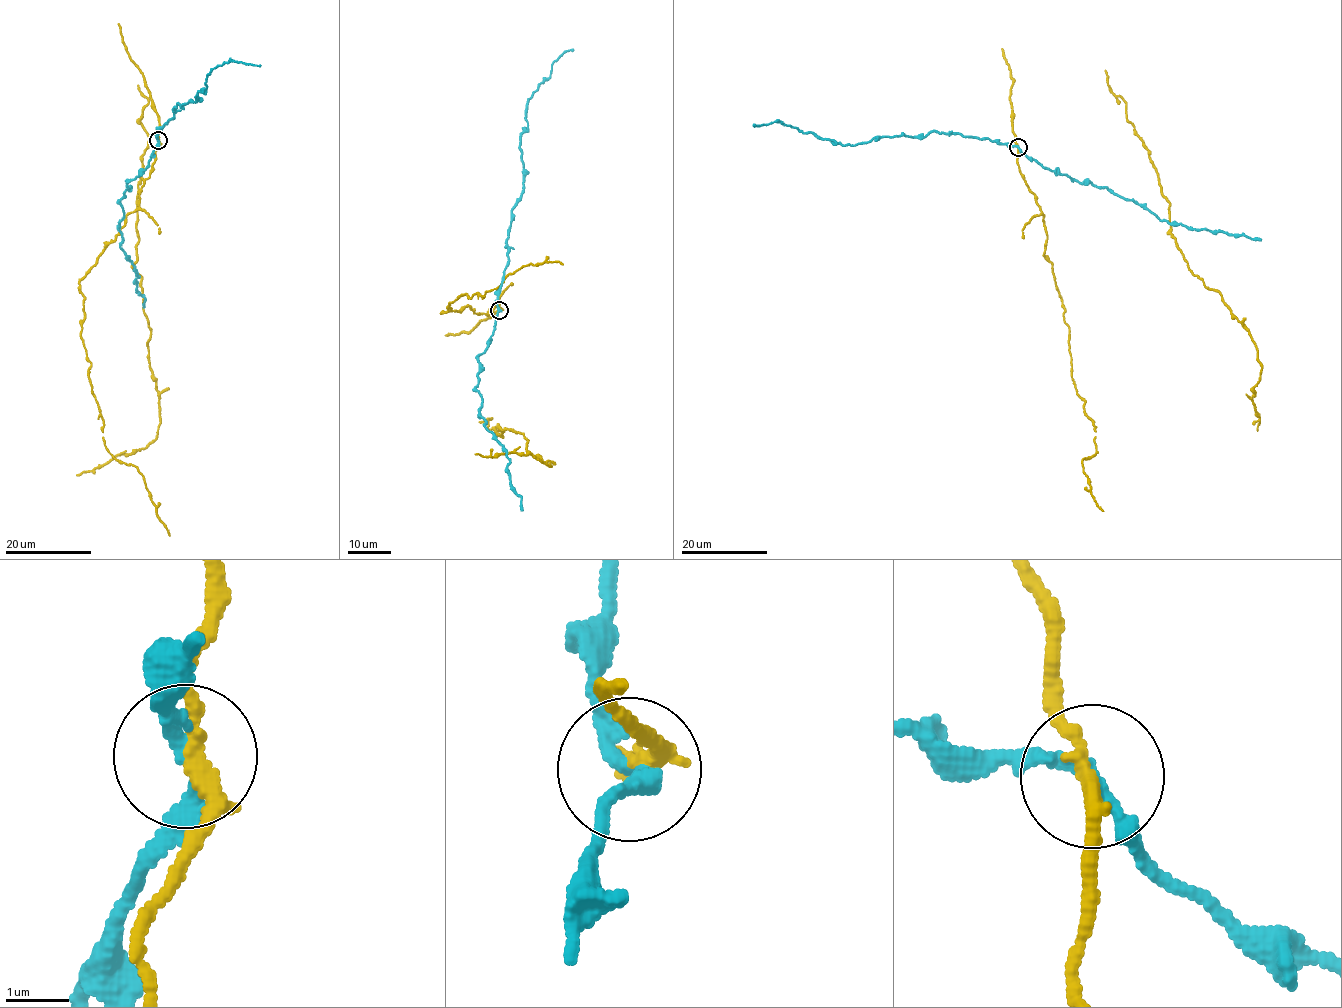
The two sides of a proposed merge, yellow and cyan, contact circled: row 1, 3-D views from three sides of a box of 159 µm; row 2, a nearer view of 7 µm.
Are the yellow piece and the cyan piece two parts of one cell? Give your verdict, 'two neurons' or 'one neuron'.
two neurons

